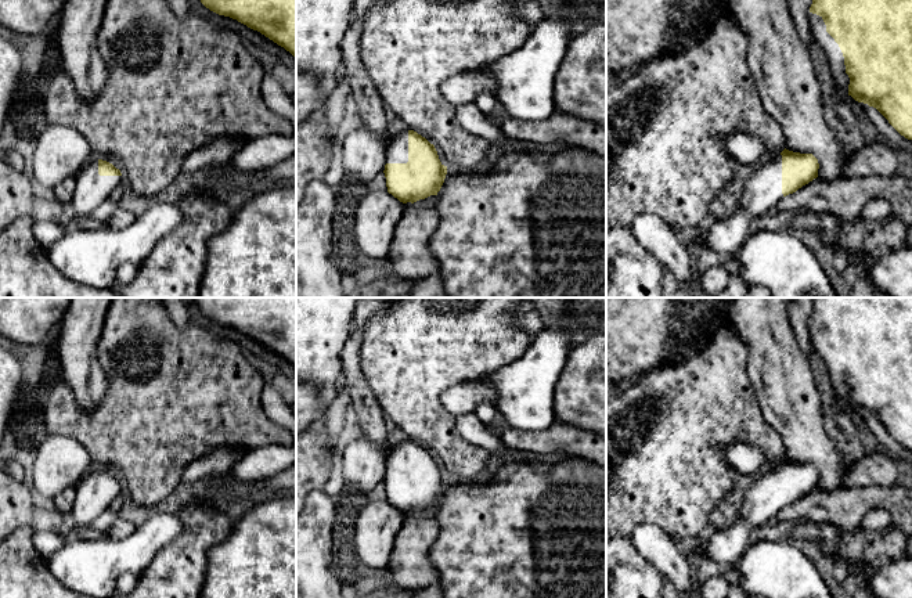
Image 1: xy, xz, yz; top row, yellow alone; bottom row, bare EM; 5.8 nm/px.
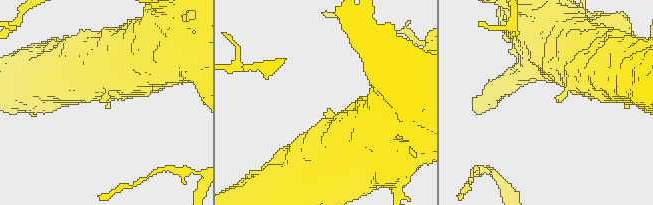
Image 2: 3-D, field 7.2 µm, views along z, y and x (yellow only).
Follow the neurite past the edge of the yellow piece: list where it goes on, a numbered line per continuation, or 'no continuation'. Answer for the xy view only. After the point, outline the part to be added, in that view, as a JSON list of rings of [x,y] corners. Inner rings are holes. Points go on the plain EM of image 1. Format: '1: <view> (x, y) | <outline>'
1: xy (92, 500) | [[[91,469],[75,487],[75,502],[69,515],[62,519],[64,530],[90,526],[125,491],[123,486],[100,486],[98,469]]]

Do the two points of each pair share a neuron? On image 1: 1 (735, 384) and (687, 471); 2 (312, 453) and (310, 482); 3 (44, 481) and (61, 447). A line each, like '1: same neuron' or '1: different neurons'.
1: same neuron
2: same neuron
3: same neuron

